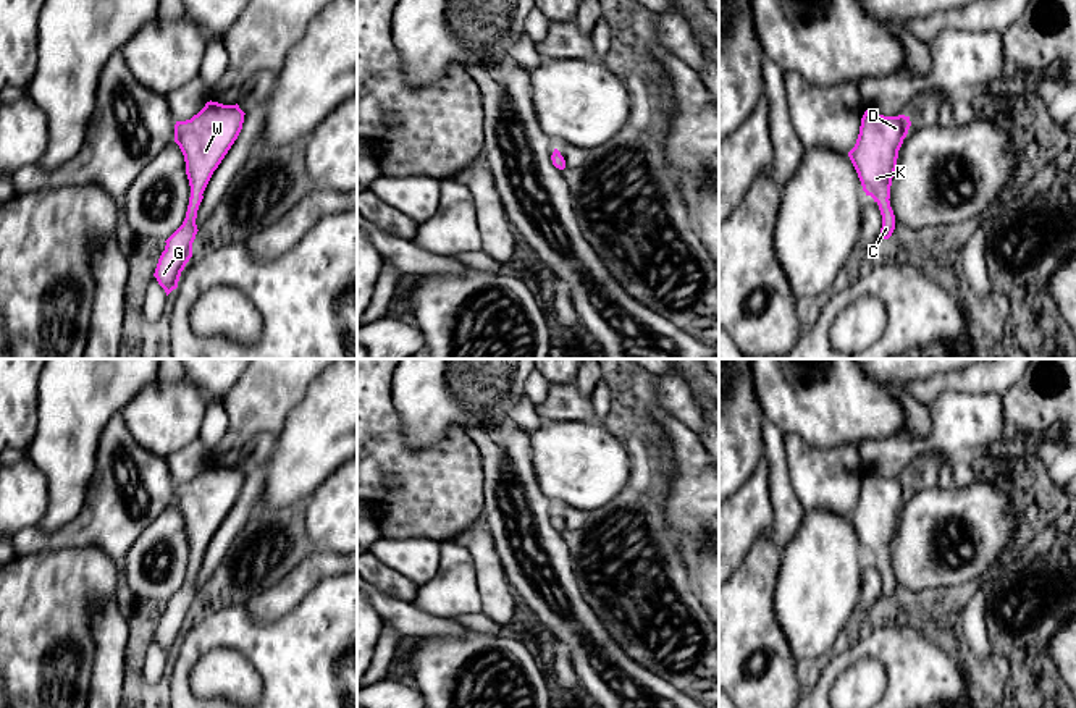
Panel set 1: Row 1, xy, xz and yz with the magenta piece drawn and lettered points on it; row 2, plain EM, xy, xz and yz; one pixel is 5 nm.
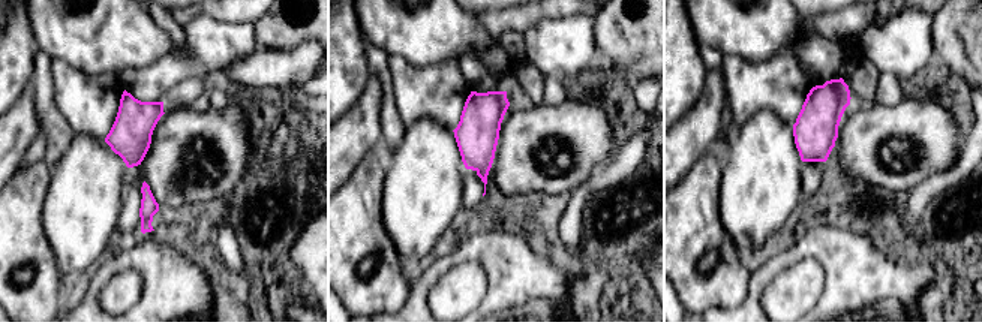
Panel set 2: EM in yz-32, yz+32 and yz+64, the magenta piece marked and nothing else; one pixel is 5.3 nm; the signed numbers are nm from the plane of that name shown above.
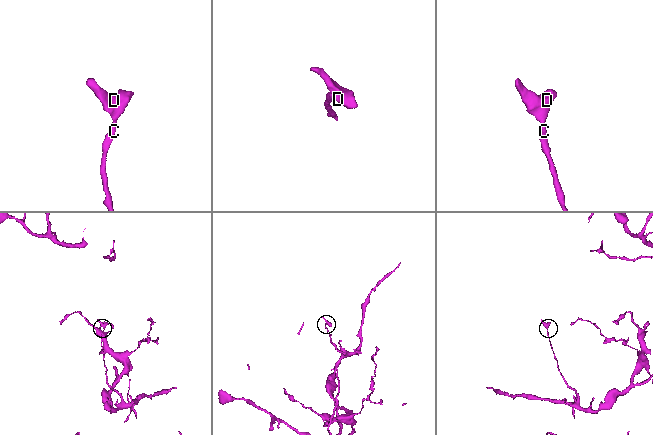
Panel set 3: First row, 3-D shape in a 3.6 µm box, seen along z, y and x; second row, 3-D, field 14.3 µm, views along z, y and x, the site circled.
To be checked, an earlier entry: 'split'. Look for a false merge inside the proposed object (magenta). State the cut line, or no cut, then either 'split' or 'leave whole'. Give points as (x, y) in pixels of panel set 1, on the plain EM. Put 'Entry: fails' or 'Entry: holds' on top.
Entry: fails
no cut | leave whole

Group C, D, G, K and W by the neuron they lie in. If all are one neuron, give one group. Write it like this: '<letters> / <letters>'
C D G K W

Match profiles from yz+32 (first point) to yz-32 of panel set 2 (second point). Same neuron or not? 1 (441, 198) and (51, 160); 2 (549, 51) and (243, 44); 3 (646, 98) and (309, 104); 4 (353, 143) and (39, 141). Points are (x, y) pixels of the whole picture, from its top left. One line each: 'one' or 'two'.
1: two
2: one
3: two
4: two

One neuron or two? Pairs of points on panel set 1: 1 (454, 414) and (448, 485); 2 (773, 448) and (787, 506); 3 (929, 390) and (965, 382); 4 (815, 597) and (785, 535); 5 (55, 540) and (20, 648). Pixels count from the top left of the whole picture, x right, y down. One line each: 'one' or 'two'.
1: two
2: one
3: one
4: two
5: two

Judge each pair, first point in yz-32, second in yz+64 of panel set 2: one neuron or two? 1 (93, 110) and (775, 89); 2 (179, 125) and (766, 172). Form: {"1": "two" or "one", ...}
{"1": "one", "2": "two"}

